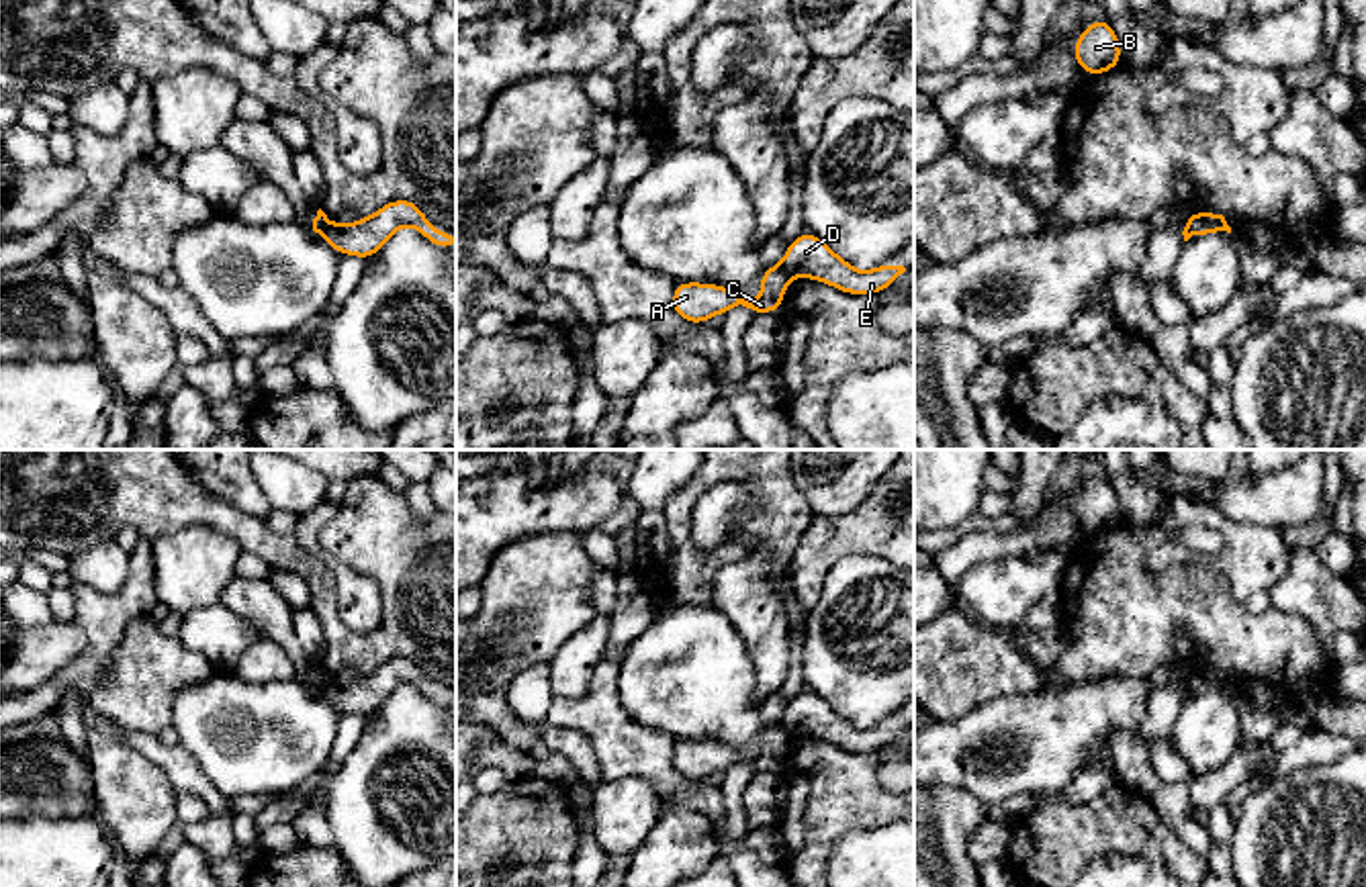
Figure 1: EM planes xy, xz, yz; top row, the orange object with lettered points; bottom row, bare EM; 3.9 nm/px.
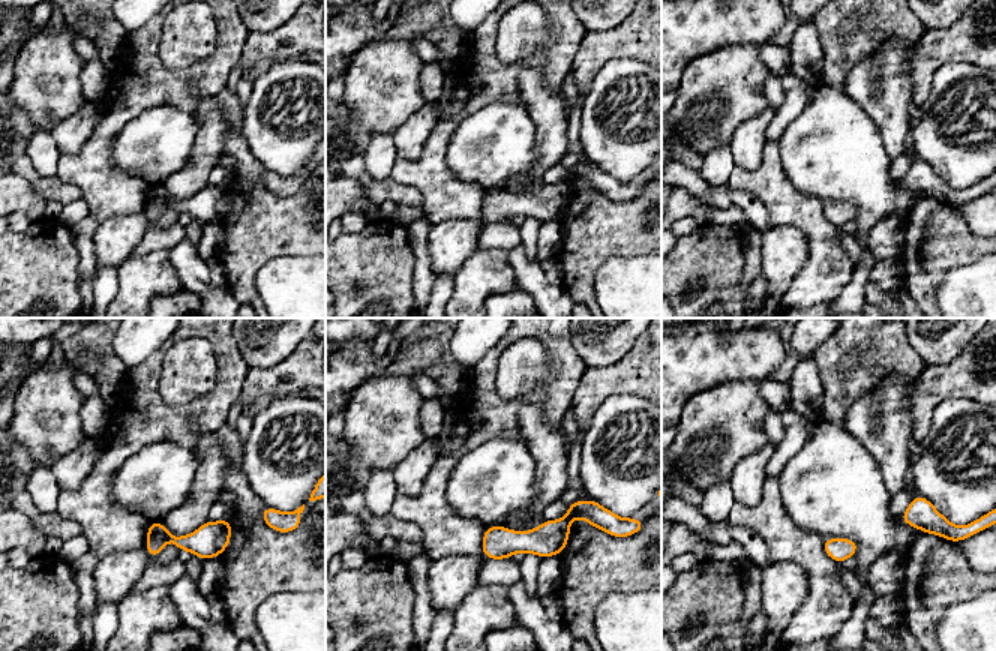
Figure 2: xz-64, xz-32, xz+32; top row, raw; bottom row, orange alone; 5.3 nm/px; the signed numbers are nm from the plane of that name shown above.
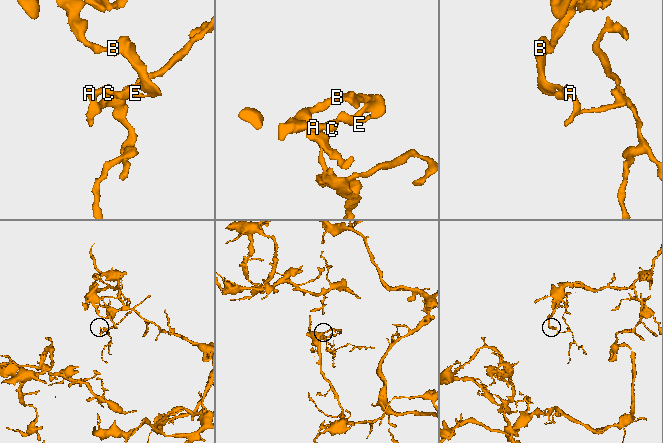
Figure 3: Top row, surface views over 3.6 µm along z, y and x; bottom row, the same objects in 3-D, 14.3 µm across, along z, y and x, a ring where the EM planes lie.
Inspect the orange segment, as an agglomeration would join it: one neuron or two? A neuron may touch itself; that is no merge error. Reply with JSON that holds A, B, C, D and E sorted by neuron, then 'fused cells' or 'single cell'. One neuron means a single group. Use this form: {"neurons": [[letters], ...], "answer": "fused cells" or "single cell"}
{"neurons": [["A", "C"], ["B", "D", "E"]], "answer": "fused cells"}

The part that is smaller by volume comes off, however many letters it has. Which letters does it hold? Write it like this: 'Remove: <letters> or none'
Remove: A, C

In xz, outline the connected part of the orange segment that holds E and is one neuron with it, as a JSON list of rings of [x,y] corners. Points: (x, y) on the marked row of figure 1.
[[[808,231],[789,241],[787,253],[779,266],[791,276],[812,278],[859,296],[890,288],[898,276],[906,272],[904,266],[883,264],[859,272]]]

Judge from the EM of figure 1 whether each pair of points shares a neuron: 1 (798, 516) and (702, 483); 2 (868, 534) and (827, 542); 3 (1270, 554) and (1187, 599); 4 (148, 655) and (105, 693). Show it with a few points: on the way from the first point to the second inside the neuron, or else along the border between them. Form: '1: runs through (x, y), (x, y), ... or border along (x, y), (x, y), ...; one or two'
1: runs through (773, 493), (751, 471), (726, 471); one
2: runs through (857, 534), (837, 536); one
3: border along (1213, 532), (1223, 548), (1209, 565), (1242, 603); two
4: runs through (138, 665), (115, 687); one

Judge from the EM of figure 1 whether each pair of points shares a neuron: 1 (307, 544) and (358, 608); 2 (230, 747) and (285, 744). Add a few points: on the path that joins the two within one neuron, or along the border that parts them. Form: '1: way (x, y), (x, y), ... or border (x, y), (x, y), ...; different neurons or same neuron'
1: way (324, 556), (354, 591); same neuron
2: way (244, 744), (270, 744); same neuron

